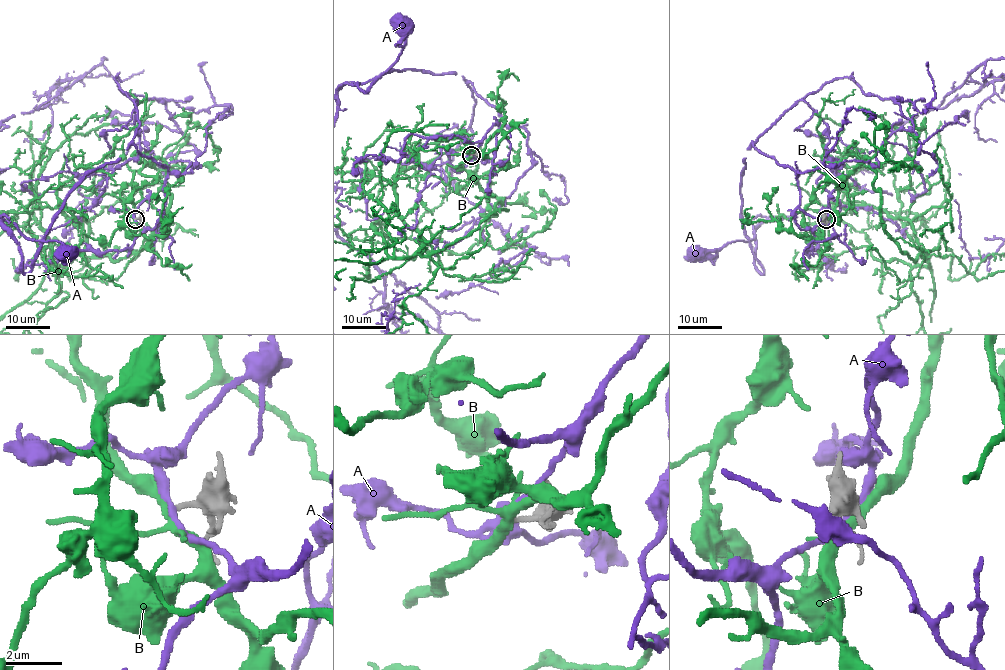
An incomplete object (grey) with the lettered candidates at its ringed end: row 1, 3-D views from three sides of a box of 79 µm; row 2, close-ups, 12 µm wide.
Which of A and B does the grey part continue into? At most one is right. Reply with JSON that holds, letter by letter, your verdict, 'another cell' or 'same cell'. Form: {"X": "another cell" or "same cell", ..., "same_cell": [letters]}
{"A": "another cell", "B": "another cell", "same_cell": []}

